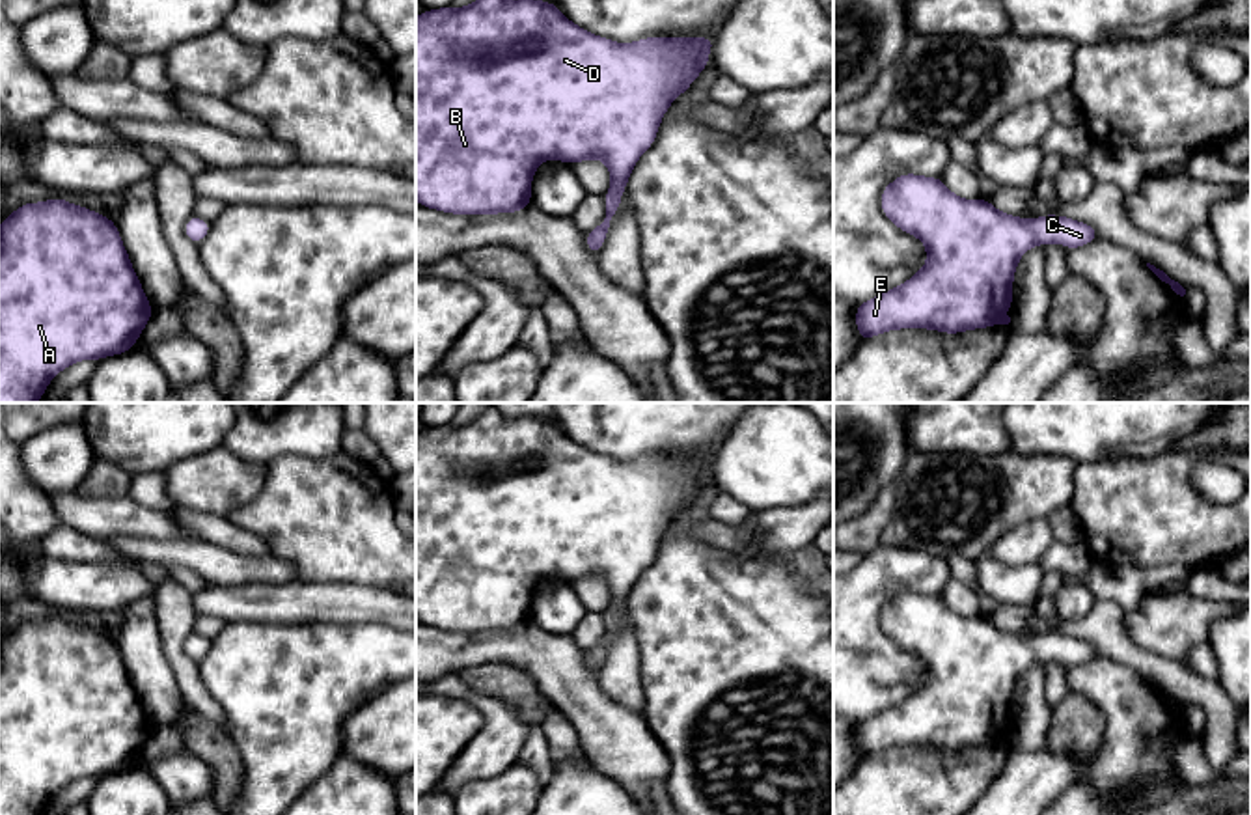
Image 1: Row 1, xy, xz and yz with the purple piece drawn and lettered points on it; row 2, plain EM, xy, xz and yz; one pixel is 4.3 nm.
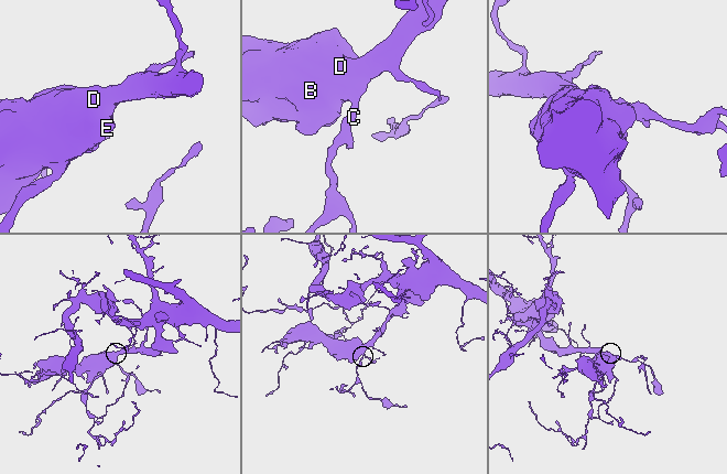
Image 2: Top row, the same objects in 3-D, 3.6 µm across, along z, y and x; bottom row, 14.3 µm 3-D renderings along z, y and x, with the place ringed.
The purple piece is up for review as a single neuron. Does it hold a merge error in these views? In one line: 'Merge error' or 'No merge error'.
No merge error

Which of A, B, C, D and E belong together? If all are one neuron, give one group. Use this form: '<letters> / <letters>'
A B C D E

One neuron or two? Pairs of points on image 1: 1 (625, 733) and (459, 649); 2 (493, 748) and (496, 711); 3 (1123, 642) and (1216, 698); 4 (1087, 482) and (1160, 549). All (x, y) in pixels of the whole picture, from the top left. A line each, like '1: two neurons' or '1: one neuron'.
1: one neuron
2: one neuron
3: one neuron
4: one neuron

